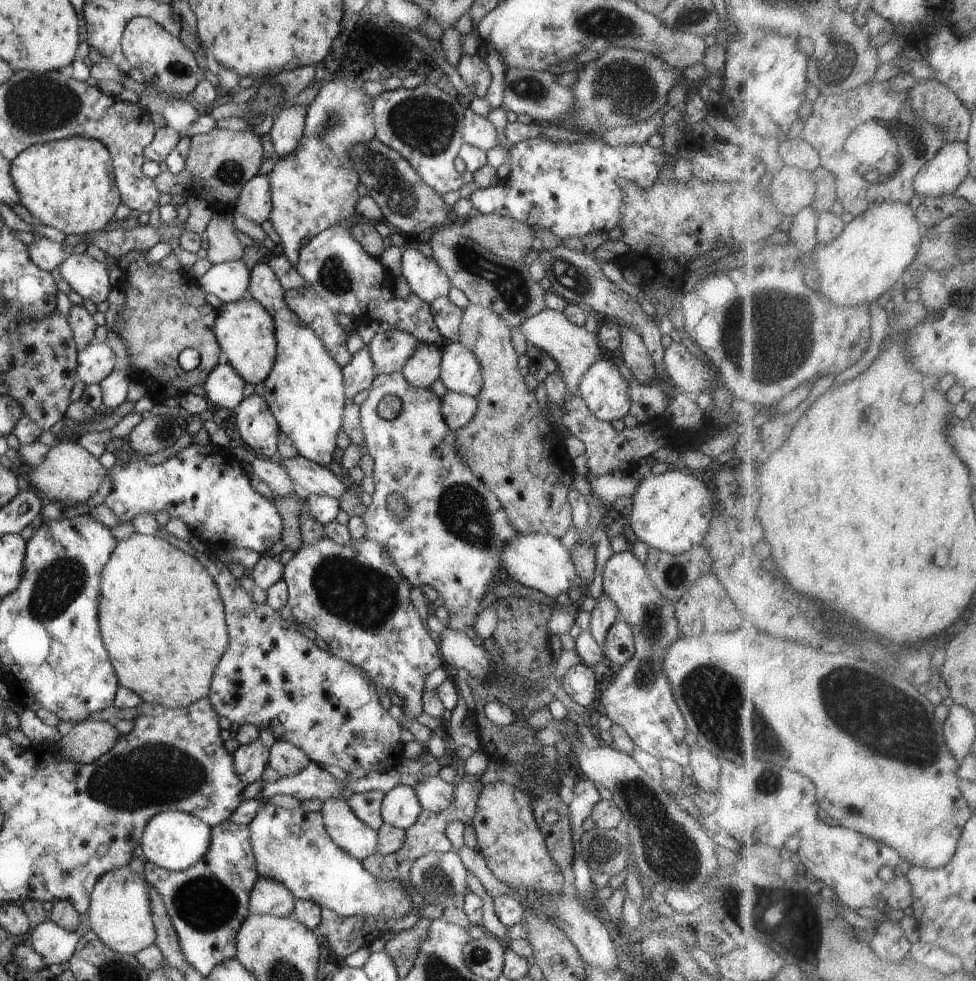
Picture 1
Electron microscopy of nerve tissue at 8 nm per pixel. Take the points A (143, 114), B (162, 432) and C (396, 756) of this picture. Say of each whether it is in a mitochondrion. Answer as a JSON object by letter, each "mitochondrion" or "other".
{"A":"other","B":"mitochondrion","C":"other"}

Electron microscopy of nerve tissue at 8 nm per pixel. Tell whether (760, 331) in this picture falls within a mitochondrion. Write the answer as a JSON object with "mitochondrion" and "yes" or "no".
{"mitochondrion":"yes"}

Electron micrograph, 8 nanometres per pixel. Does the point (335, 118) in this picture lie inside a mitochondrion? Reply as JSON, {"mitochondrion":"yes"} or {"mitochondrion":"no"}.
{"mitochondrion":"yes"}

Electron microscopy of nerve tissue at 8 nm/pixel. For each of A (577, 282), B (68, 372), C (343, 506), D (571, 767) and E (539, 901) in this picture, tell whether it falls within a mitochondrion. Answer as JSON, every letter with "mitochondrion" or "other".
{"A":"mitochondrion","B":"other","C":"other","D":"other","E":"other"}

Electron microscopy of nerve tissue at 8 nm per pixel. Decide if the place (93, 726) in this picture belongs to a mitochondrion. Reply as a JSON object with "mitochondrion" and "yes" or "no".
{"mitochondrion":"no"}

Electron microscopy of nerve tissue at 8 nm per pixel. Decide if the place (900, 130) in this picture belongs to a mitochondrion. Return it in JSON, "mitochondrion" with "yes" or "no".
{"mitochondrion":"yes"}

